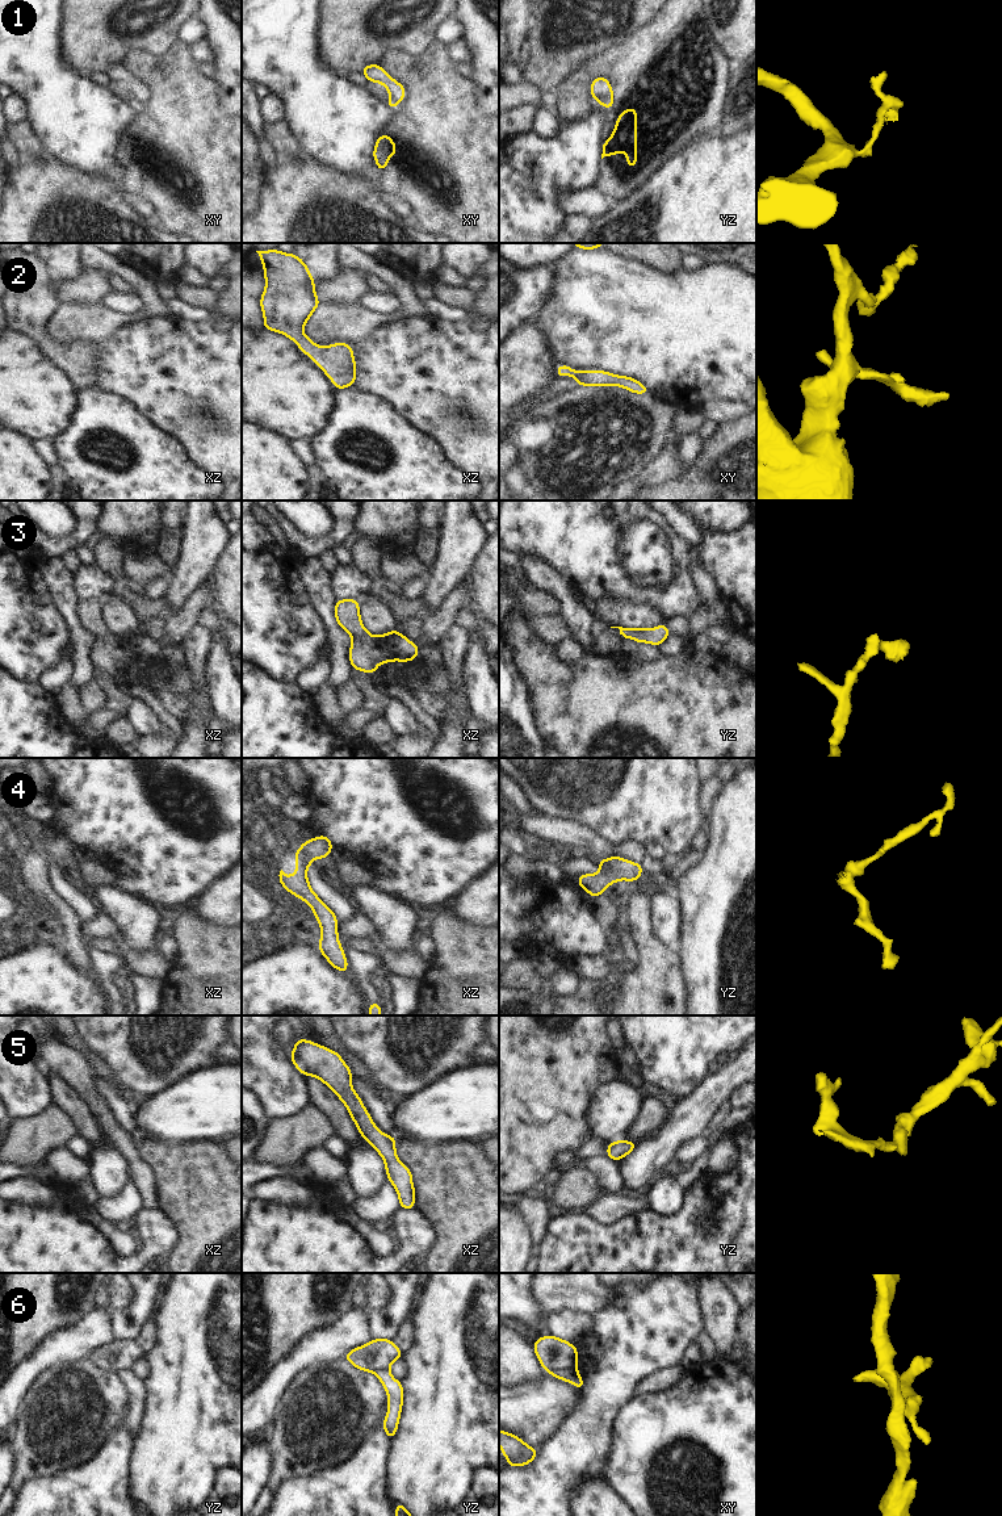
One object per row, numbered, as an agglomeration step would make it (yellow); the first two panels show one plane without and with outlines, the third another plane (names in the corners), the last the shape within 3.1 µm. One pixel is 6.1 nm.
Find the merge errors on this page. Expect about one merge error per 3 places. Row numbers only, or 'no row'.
1, 6.

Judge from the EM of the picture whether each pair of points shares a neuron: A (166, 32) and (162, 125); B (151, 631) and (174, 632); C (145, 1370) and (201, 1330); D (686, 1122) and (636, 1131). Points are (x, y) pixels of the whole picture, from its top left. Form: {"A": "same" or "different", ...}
{"A": "different", "B": "different", "C": "different", "D": "different"}

